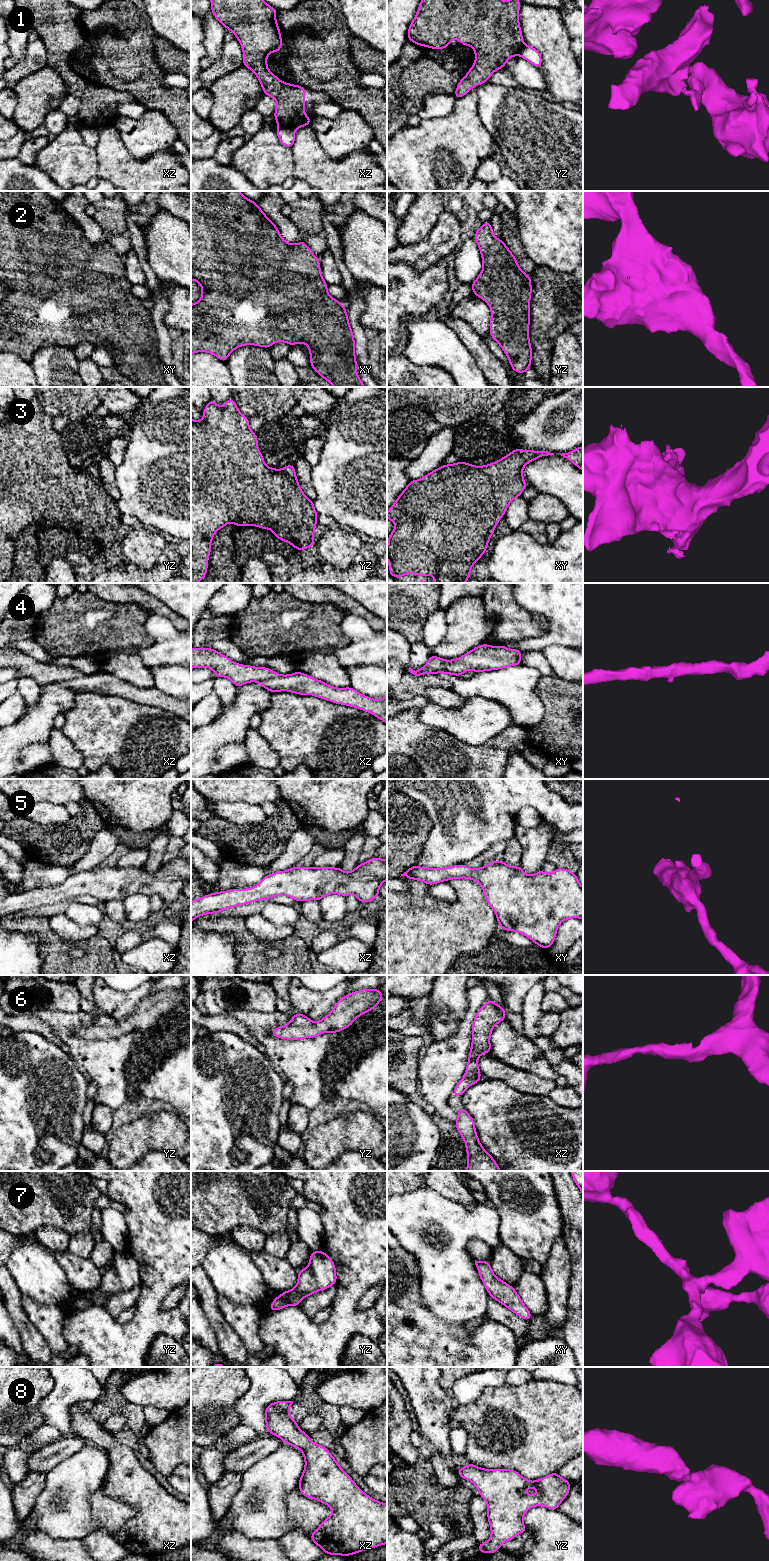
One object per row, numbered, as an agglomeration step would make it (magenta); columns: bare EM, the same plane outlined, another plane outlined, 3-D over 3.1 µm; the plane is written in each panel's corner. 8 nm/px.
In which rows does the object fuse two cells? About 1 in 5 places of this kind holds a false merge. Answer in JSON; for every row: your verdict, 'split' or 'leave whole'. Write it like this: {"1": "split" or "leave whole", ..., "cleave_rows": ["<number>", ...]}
{"1": "split", "2": "leave whole", "3": "leave whole", "4": "leave whole", "5": "leave whole", "6": "leave whole", "7": "leave whole", "8": "leave whole", "cleave_rows": ["1"]}

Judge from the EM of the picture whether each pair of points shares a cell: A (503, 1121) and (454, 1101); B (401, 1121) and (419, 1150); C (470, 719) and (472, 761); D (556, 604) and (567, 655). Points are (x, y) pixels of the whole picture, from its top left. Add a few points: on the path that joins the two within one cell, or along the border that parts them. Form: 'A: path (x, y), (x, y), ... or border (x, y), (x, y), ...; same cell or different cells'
A: border (461, 1096), (463, 1106); different cells
B: path (401, 1128), (401, 1132), (412, 1143); same cell
C: border (450, 734), (472, 745), (481, 745), (493, 737); different cells
D: border (572, 646), (548, 645), (542, 650); different cells

